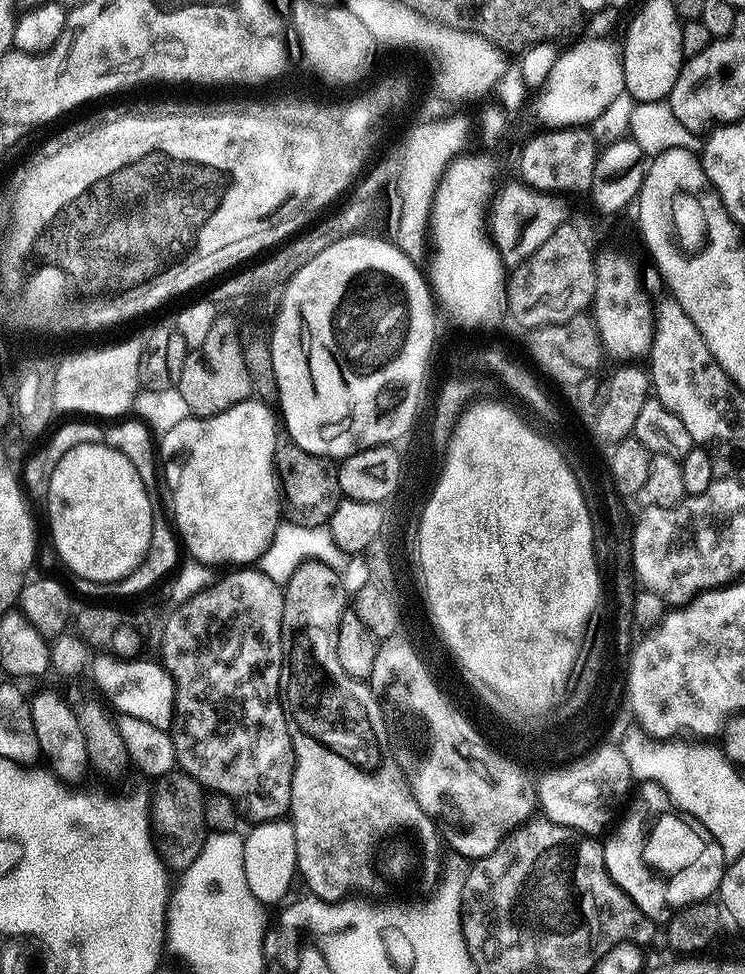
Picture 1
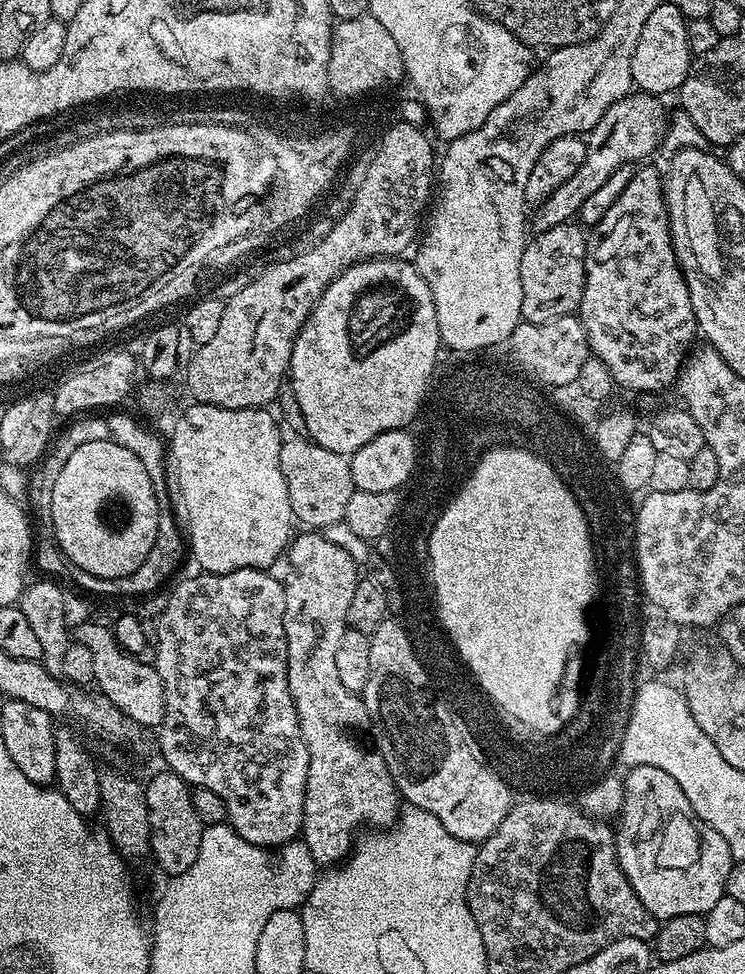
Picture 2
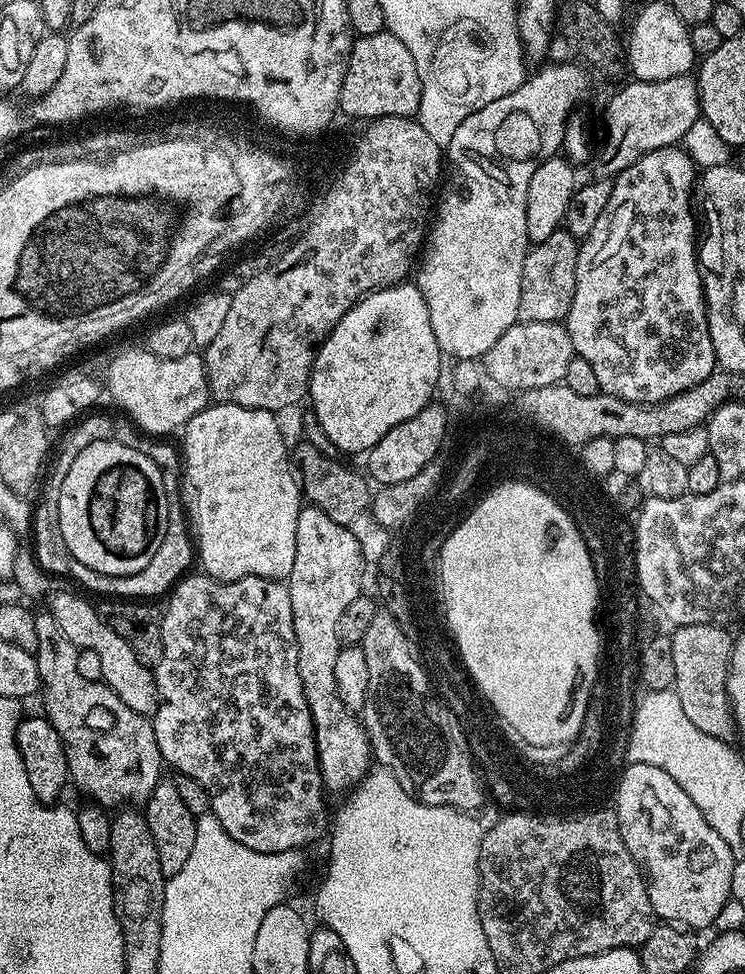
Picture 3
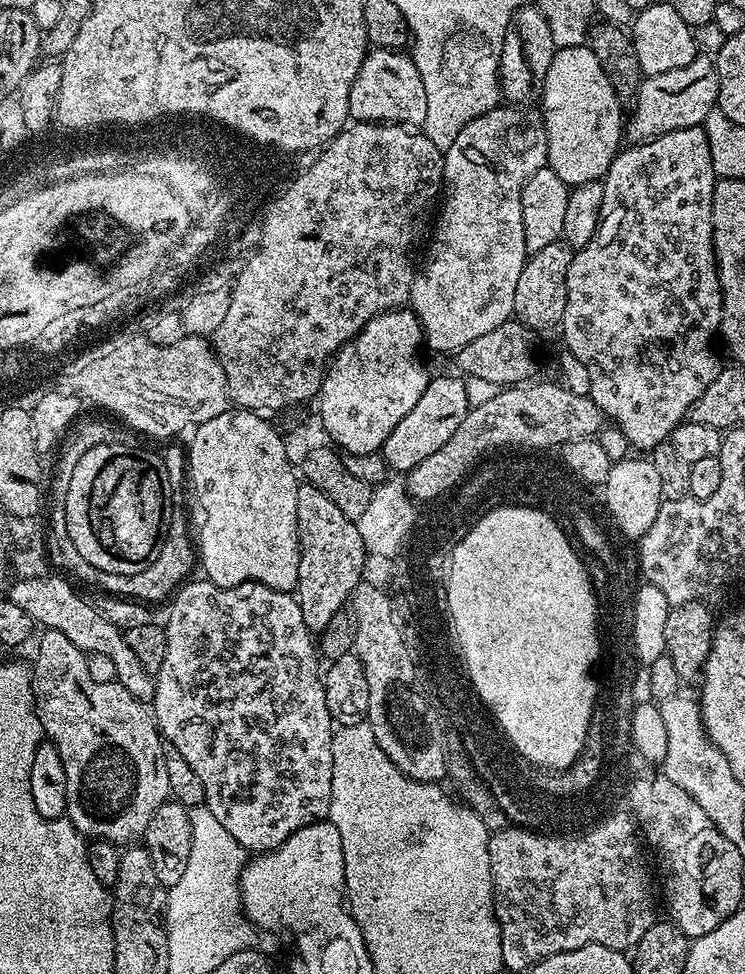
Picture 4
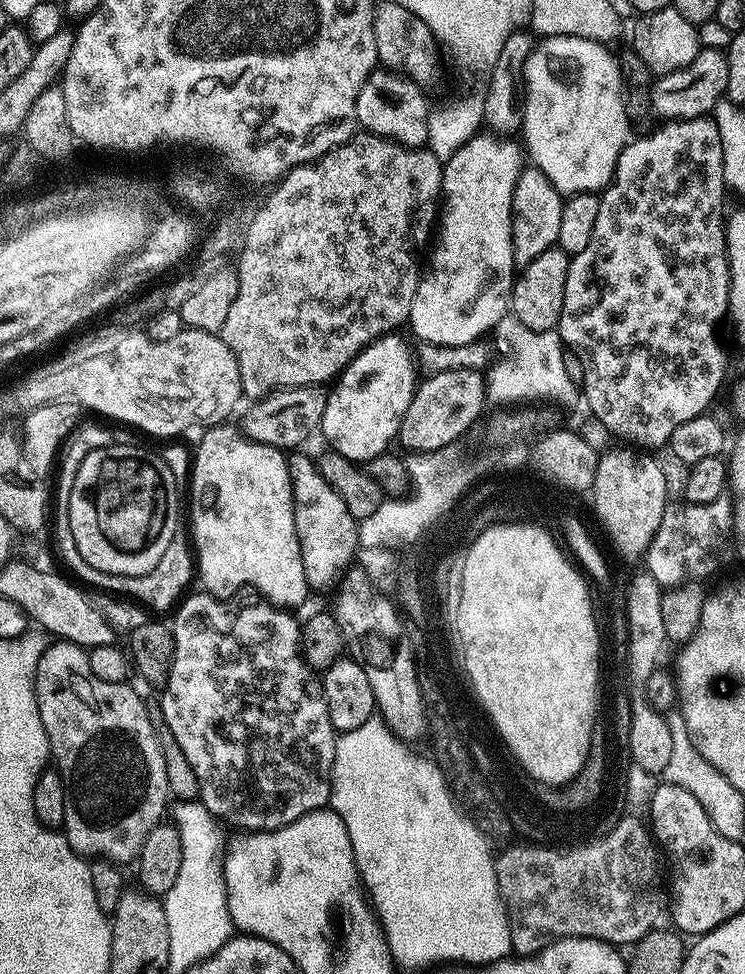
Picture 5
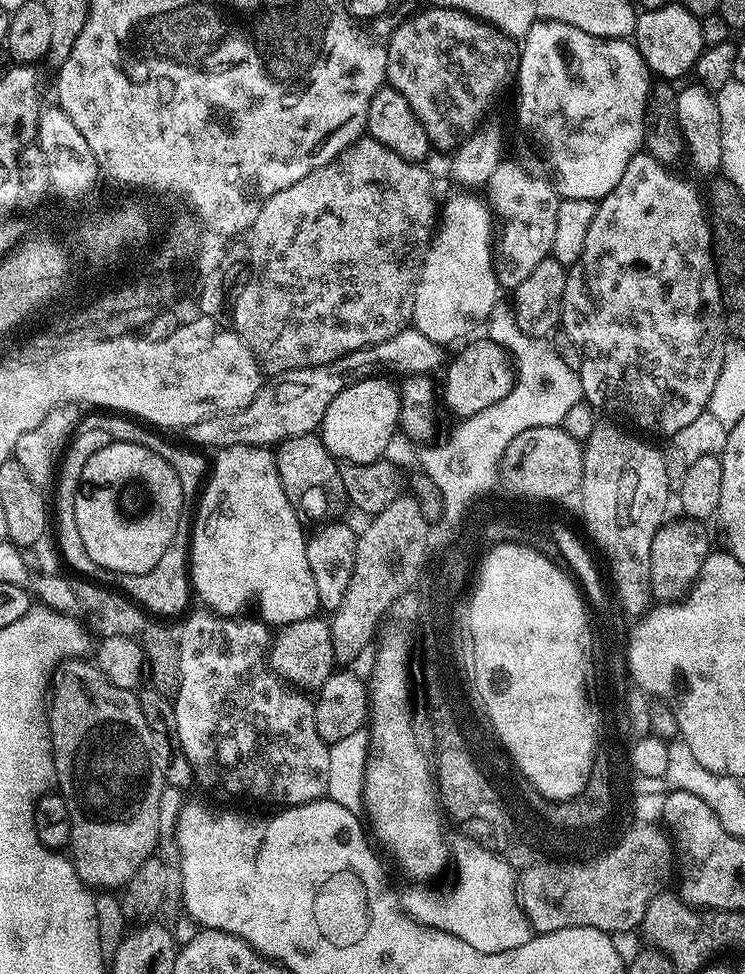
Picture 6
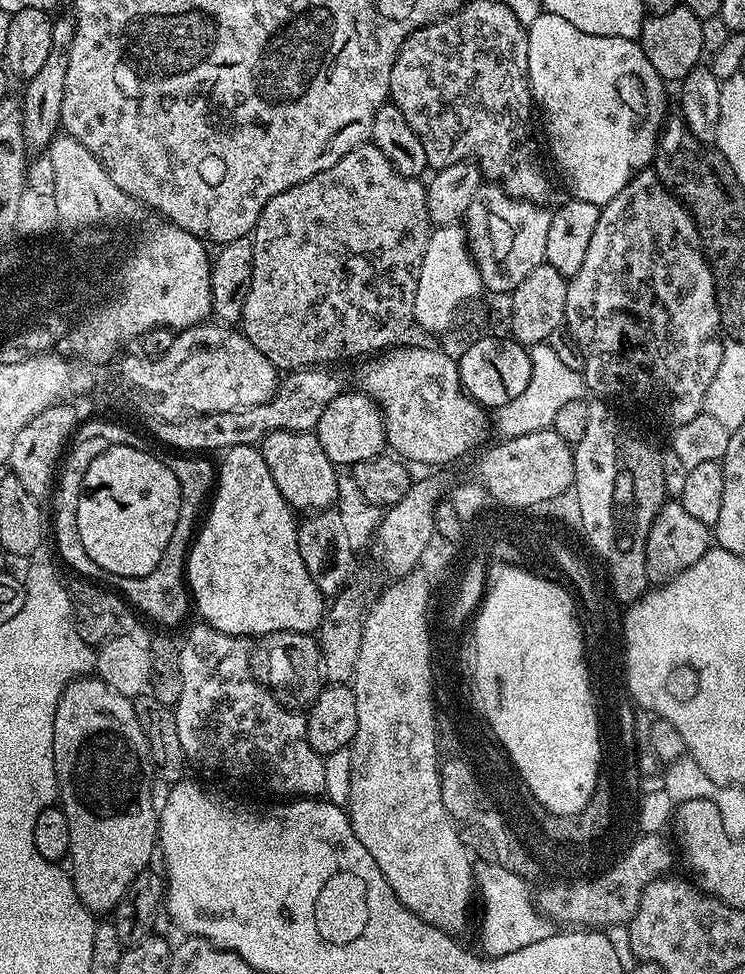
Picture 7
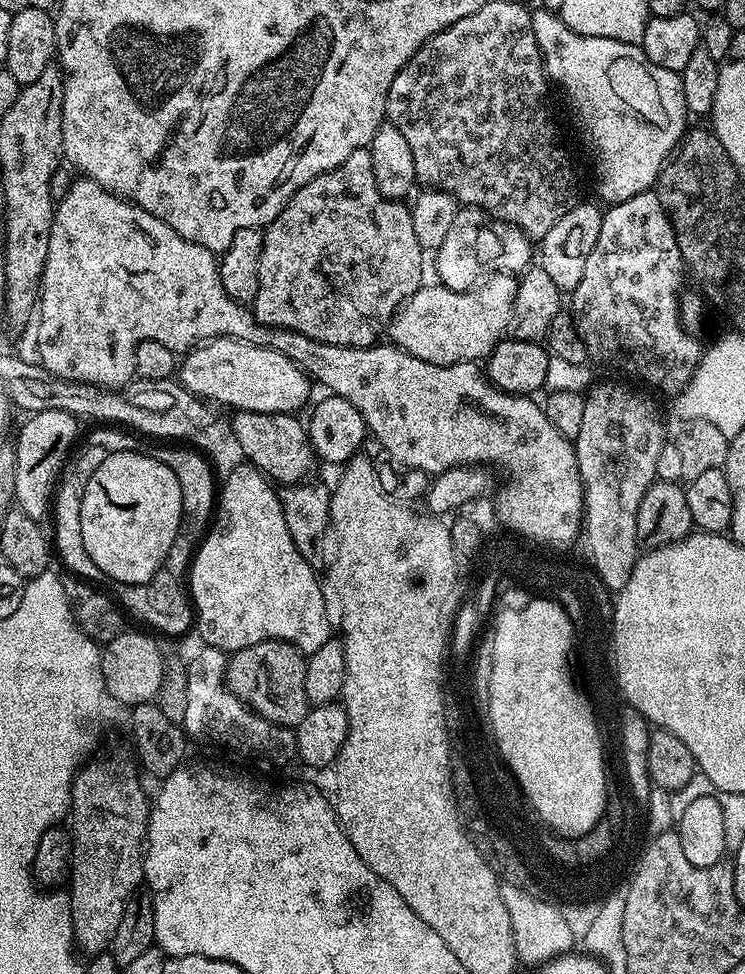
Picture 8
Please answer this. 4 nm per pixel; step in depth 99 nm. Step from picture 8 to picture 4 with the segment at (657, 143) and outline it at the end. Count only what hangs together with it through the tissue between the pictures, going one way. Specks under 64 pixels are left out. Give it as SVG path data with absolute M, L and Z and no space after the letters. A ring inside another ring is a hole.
M581 46L578 48L557 48L556 53L554 54L554 58L550 62L550 66L546 70L546 78L544 79L544 89L540 91L540 99L538 101L539 107L544 107L544 113L542 113L542 119L544 121L544 129L546 130L546 142L548 143L548 162L547 167L552 168L554 170L554 174L558 174L558 178L562 178L562 182L569 186L575 186L577 184L585 184L586 182L590 182L591 180L599 180L605 176L608 172L608 167L610 166L610 162L616 157L617 152L621 151L622 143L620 144L620 136L622 140L622 133L625 131L626 124L622 119L620 120L620 108L622 108L622 101L616 96L616 91L614 90L614 86L610 86L610 78L606 78L606 70L602 70L602 62L598 62L598 58L593 54L592 49L587 46Z

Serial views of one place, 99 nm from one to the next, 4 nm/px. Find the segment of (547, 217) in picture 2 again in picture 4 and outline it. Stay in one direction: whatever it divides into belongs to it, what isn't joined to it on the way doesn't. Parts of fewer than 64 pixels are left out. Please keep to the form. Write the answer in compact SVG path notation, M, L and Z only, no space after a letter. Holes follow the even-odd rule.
M697 54L679 70L666 70L666 74L654 74L641 83L631 105L632 117L626 120L626 136L629 141L643 142L655 136L670 134L674 130L698 128L716 108L718 98L718 70L711 56Z

